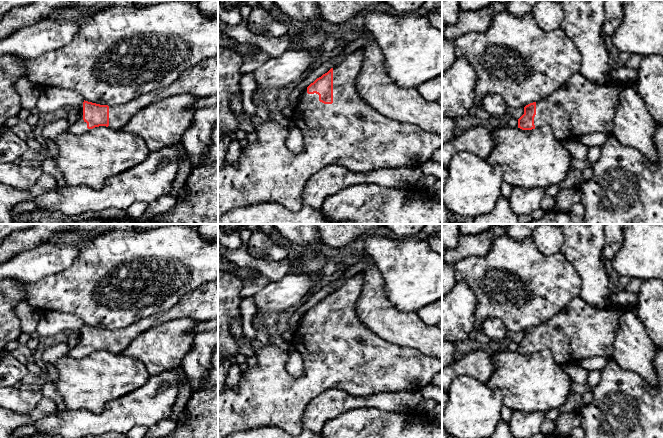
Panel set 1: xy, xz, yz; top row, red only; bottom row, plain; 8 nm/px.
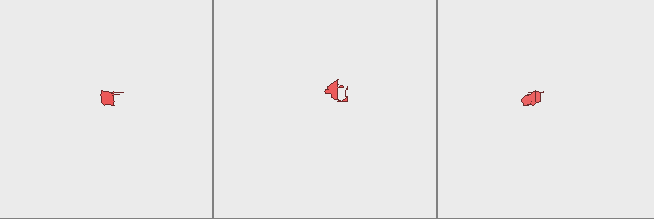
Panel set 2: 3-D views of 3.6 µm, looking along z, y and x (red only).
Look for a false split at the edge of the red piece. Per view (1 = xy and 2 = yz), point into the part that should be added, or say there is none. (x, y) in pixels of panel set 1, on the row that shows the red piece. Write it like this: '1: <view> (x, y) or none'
1: xy (201, 80)
2: yz (582, 107)

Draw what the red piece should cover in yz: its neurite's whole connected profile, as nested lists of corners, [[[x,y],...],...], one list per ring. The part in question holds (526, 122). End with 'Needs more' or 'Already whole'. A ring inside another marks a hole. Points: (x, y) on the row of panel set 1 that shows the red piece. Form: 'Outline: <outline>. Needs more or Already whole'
Outline: [[[582,74],[573,75],[565,87],[556,90],[550,96],[524,107],[524,114],[518,119],[518,128],[522,130],[539,129],[549,126],[557,140],[578,139],[582,135],[601,132],[613,133],[613,119],[619,102],[621,87],[597,85]]]. Needs more

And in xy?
Outline: [[[218,56],[207,58],[185,70],[171,85],[144,94],[124,105],[100,105],[84,100],[79,108],[79,119],[67,131],[80,135],[99,126],[121,130],[141,109],[158,100],[182,93],[196,97],[218,93]]]. Needs more

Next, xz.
Outline: [[[360,49],[349,54],[344,61],[311,83],[300,96],[296,106],[289,109],[292,122],[303,134],[304,146],[300,153],[294,154],[286,147],[288,128],[278,122],[269,119],[255,128],[258,140],[242,148],[237,162],[226,163],[218,170],[218,218],[235,208],[270,202],[297,212],[303,207],[302,194],[309,178],[333,164],[355,173],[369,174],[383,168],[420,168],[431,159],[433,153],[442,146],[440,135],[426,133],[418,126],[387,118],[361,98],[356,89],[356,78],[363,59],[364,54]]]. Needs more

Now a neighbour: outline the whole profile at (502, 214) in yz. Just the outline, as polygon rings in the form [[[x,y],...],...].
[[[500,197],[495,209],[475,217],[473,224],[518,224],[518,215],[512,210],[510,200]]]

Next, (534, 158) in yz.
[[[509,126],[492,129],[494,148],[487,158],[491,165],[504,168],[503,181],[512,187],[542,188],[562,182],[572,167],[572,156],[562,141],[557,140],[551,127],[522,130]]]

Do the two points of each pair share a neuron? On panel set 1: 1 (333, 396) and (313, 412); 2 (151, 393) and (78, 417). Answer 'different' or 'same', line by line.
1: same
2: same

